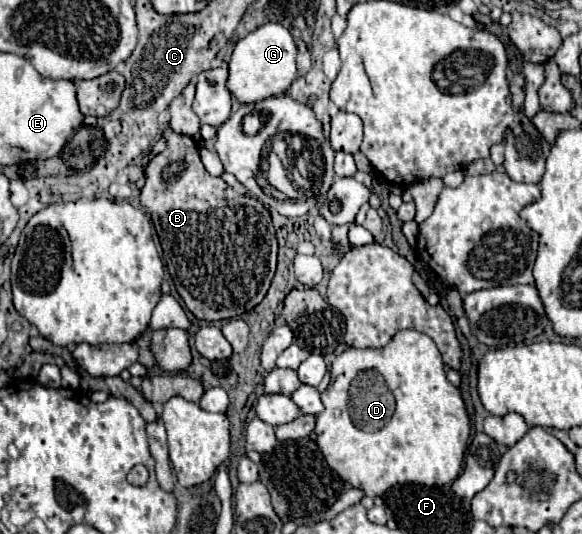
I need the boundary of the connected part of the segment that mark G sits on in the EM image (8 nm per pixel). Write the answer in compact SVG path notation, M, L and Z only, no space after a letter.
M268 22L246 38L238 40L230 58L230 76L228 76L228 90L236 96L238 102L258 102L266 96L284 94L296 78L296 44L292 34L282 26Z

